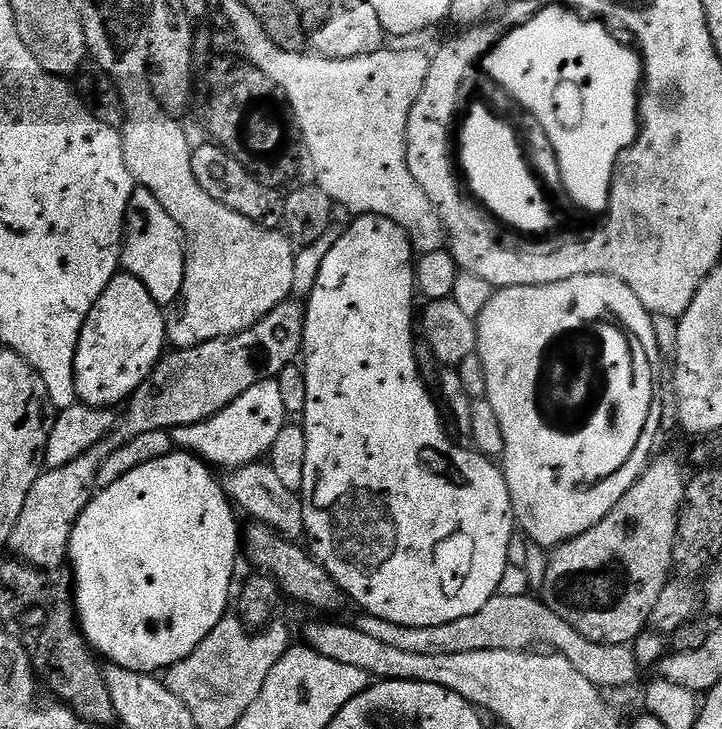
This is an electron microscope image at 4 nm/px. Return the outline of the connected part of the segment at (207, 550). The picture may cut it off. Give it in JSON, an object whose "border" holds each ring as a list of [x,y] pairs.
{"border":[[[173,450],[166,458],[158,458],[154,462],[138,466],[138,470],[130,470],[130,474],[114,482],[114,486],[99,489],[89,500],[84,513],[72,525],[72,536],[68,539],[68,555],[70,568],[72,564],[72,572],[76,575],[75,613],[85,639],[108,664],[117,664],[119,668],[131,672],[163,673],[194,651],[204,641],[206,634],[210,634],[210,630],[214,630],[214,626],[218,626],[218,622],[224,619],[229,611],[228,595],[231,592],[233,595],[234,592],[232,575],[236,572],[236,551],[239,548],[241,551],[242,548],[242,532],[241,529],[240,532],[236,529],[237,513],[224,492],[223,483],[219,479],[216,481],[215,474],[217,475],[199,456],[193,456],[191,452]]]}

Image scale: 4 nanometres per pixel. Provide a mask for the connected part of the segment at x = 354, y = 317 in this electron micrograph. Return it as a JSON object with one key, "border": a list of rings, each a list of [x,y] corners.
{"border":[[[357,215],[344,236],[340,236],[328,248],[320,260],[312,293],[306,299],[304,309],[304,346],[302,367],[306,378],[306,406],[302,413],[302,427],[306,434],[306,474],[302,482],[304,502],[304,530],[312,539],[311,555],[332,575],[349,601],[352,600],[369,616],[377,616],[398,626],[442,626],[446,622],[458,622],[470,614],[478,614],[490,598],[497,595],[502,574],[507,570],[508,547],[514,535],[512,499],[506,486],[506,478],[499,463],[473,450],[459,448],[444,433],[440,412],[420,377],[416,365],[416,348],[412,345],[412,296],[416,292],[414,249],[407,232],[385,216]]]}

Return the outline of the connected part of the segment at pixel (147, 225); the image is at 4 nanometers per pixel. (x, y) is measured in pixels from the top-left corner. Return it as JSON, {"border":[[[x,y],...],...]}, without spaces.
{"border":[[[137,187],[132,193],[124,246],[120,249],[120,266],[150,290],[154,302],[162,306],[175,305],[184,281],[184,232],[178,222],[162,210],[162,202],[145,188]]]}

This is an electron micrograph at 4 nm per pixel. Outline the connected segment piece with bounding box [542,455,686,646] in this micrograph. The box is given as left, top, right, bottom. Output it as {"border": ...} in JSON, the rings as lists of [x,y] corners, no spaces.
{"border":[[[660,456],[649,463],[643,474],[626,490],[624,497],[590,530],[561,544],[548,557],[548,569],[542,577],[542,599],[558,618],[570,622],[578,634],[599,644],[631,645],[649,627],[654,606],[668,585],[673,571],[674,538],[678,530],[680,508],[684,504],[686,475],[676,456]]]}

